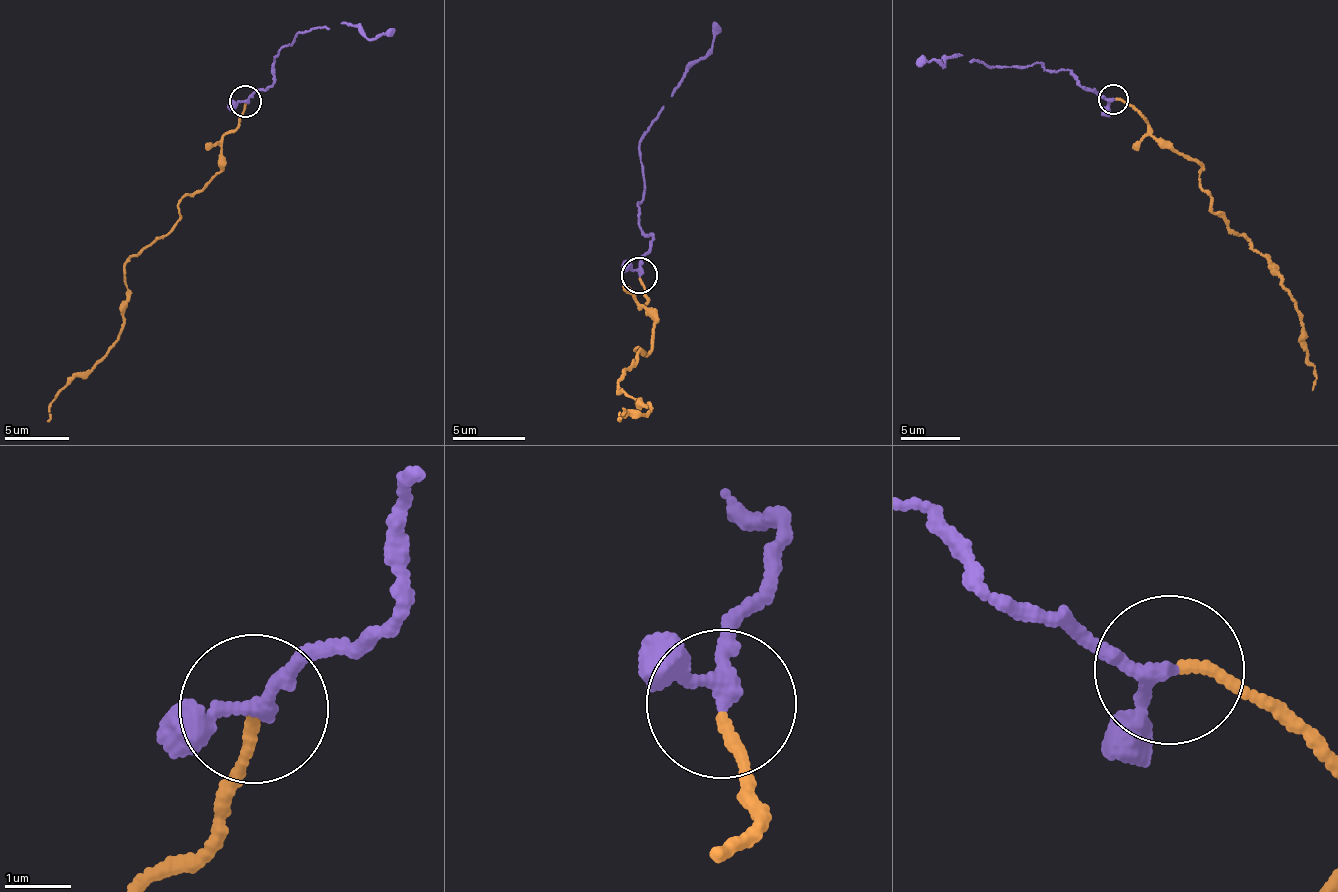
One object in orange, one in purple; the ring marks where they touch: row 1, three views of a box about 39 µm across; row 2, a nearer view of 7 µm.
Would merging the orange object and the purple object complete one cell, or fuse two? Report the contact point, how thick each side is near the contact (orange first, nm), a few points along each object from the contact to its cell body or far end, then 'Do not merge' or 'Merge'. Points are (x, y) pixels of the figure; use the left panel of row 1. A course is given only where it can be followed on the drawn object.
Place: (245, 101). Thickness 150 nm (orange) against 190 nm. Course of orange: (246, 102), (221, 146), (219, 170), (180, 201), (180, 220), (128, 260), (120, 339), (52, 402), (46, 421). Course of purple: (246, 102), (272, 84), (272, 59), (299, 30), (329, 28), (343, 20), (370, 38), (388, 31). Merge

